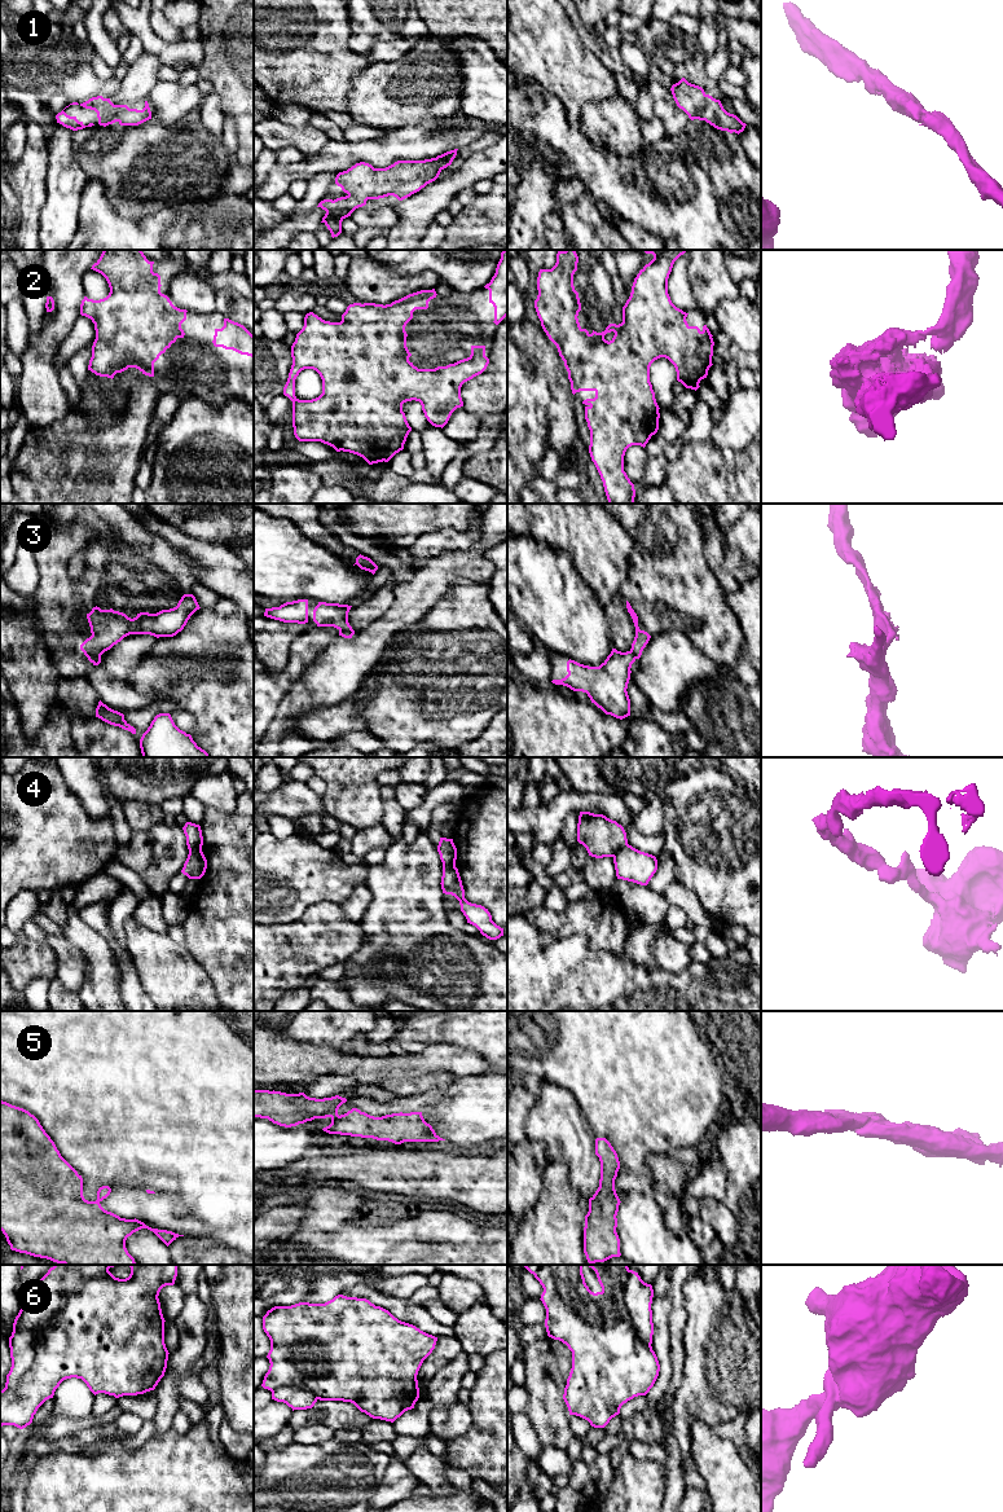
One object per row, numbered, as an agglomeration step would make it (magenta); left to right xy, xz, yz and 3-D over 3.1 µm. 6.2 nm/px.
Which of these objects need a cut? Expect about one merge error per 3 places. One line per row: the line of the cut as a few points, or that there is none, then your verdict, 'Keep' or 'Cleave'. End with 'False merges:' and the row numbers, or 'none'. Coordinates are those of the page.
1: No split. Keep
2: No split. Keep
3: Split along xz (351, 628), (339, 631). Cleave
4: Split along yz (628, 844), (614, 857). Cleave
5: No split. Keep
6: Split along xy (110, 1265), (66, 1275), (4, 1389). Cleave
False merges: 3, 4, 6

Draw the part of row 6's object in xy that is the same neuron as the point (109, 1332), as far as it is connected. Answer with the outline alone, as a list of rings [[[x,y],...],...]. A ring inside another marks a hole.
[[[129,1265],[131,1274],[126,1279],[115,1278],[109,1270],[96,1278],[82,1279],[76,1273],[69,1273],[65,1278],[67,1285],[76,1285],[78,1289],[70,1292],[63,1298],[62,1307],[53,1315],[52,1320],[44,1324],[35,1335],[35,1359],[31,1368],[22,1376],[18,1385],[13,1389],[0,1390],[0,1425],[14,1425],[19,1429],[26,1428],[32,1423],[34,1415],[38,1408],[49,1398],[53,1398],[56,1389],[60,1384],[71,1377],[82,1379],[89,1390],[96,1395],[105,1393],[115,1398],[123,1395],[137,1395],[154,1390],[160,1379],[164,1376],[168,1361],[168,1350],[164,1344],[164,1318],[159,1302],[159,1292],[166,1285],[173,1285],[177,1276],[177,1265]]]

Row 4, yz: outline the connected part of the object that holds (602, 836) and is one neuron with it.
[[[580,812],[577,841],[595,858],[615,857],[628,845],[626,832],[621,825],[603,814],[590,812]]]

